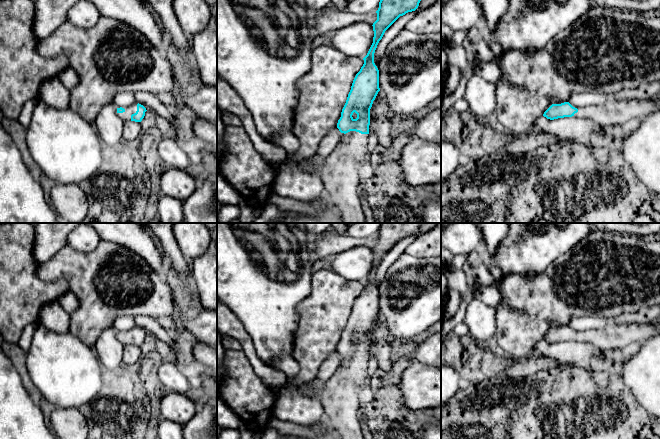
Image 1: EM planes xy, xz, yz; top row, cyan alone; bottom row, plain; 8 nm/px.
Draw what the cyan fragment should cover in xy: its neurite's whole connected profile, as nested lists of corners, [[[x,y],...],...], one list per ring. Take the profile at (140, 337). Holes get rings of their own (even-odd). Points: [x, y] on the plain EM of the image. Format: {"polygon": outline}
{"polygon": [[[127,315],[118,317],[113,327],[117,331],[118,340],[124,345],[135,345],[141,346],[145,340],[146,332],[139,328],[135,322],[134,318]]]}

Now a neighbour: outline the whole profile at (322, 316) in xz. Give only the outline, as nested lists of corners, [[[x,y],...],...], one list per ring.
[[[323,269],[312,274],[310,293],[297,306],[298,327],[294,337],[293,358],[299,365],[299,371],[295,383],[304,384],[316,378],[324,360],[337,351],[353,304],[363,288],[362,281],[347,280],[332,270]]]

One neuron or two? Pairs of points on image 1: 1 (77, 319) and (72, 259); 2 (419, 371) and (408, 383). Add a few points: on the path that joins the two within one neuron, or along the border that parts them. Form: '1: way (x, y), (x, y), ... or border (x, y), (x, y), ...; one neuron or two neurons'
1: way (85, 304), (84, 274); one neuron
2: way (417, 374), (411, 380); one neuron

